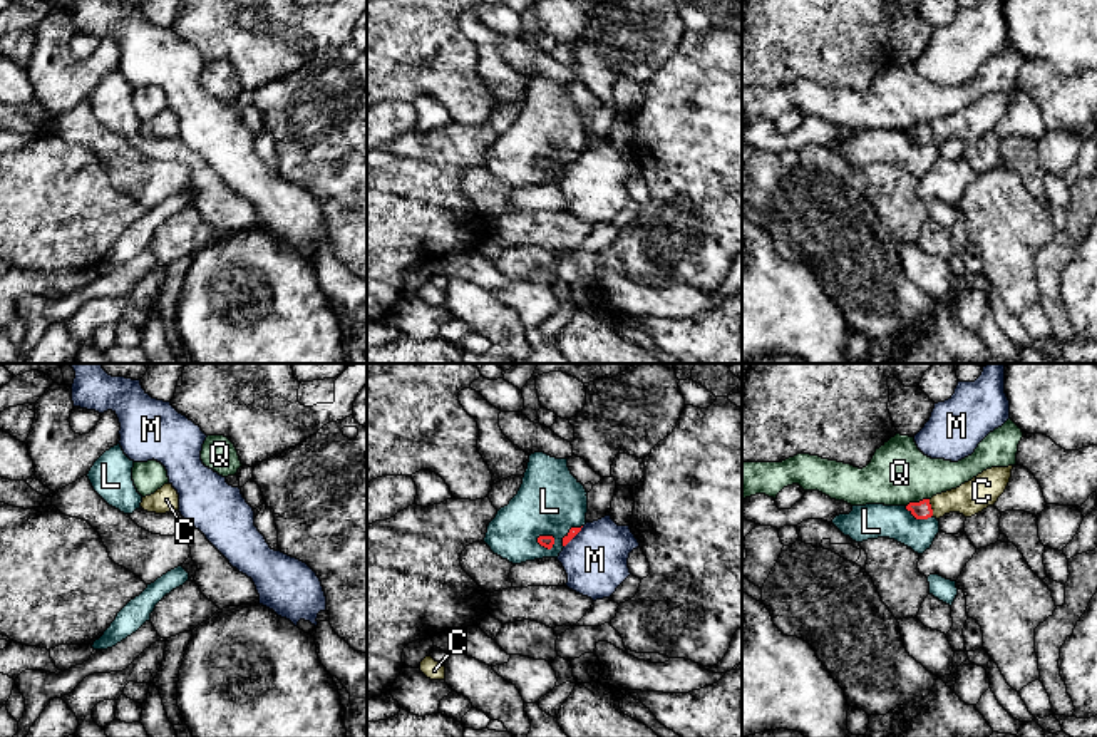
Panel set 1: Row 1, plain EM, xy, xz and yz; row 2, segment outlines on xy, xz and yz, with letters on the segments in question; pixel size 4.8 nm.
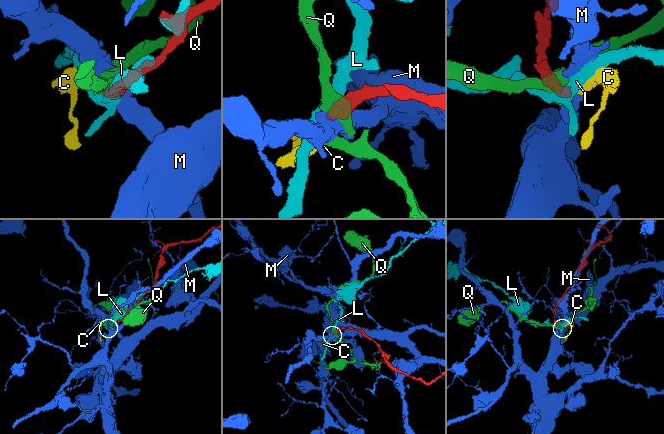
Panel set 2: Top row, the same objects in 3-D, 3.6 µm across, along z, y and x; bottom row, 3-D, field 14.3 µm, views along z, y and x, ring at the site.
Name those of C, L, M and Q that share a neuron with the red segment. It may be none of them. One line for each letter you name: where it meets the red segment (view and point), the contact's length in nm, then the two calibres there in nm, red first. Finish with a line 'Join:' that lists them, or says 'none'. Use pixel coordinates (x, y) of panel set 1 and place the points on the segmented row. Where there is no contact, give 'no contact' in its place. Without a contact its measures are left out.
C: meets red in yz at (930, 508); contact 80 nm long; 90 nm thick on the red side, 160 nm on the other
Join: C

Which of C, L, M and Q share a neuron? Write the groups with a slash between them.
C / L / M / Q

